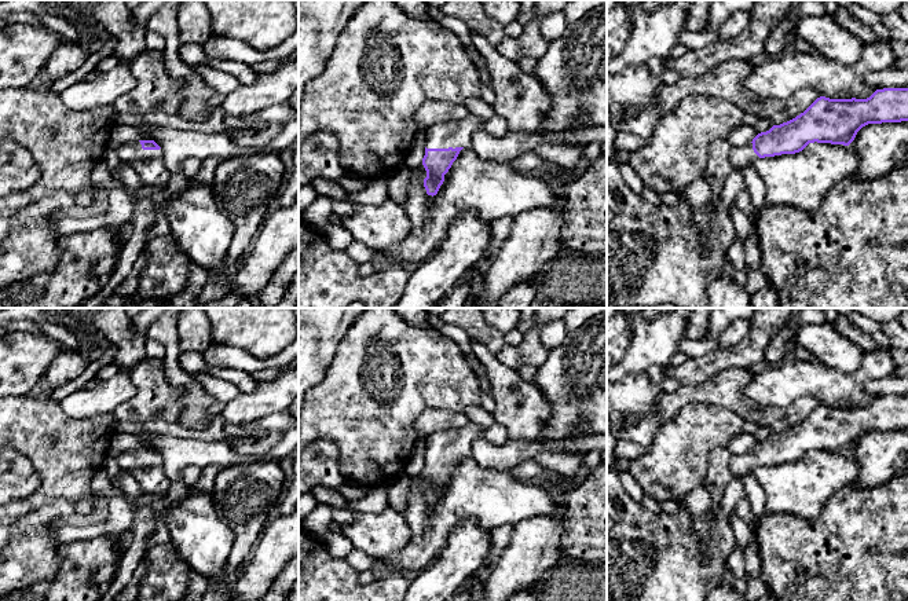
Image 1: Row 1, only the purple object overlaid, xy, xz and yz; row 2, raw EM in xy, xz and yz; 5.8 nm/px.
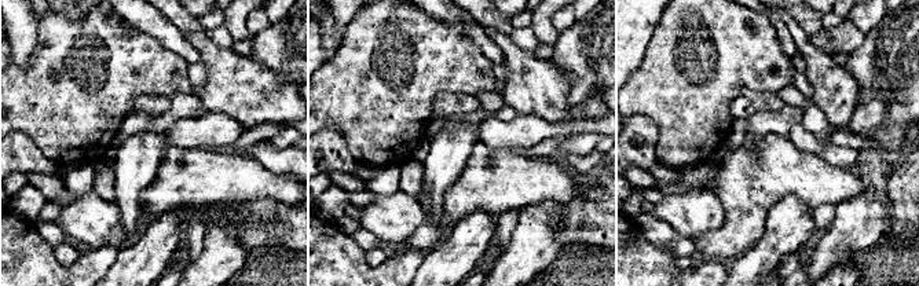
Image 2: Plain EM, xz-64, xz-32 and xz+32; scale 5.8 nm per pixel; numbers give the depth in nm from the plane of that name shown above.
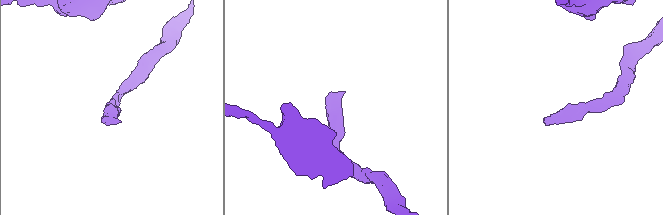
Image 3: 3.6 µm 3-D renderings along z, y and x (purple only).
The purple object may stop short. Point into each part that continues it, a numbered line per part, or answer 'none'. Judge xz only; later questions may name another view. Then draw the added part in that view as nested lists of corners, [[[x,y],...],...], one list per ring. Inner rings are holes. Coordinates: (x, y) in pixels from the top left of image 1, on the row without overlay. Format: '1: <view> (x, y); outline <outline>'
1: xz (450, 442); outline [[[473,422],[460,429],[444,429],[428,436],[426,457],[468,457],[472,444],[483,437],[484,429]]]

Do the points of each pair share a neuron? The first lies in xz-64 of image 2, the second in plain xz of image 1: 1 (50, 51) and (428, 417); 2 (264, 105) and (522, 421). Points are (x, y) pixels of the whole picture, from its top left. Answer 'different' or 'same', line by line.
1: different
2: same

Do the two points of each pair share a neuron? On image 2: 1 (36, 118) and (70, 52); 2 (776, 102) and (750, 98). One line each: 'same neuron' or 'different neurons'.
1: same neuron
2: same neuron

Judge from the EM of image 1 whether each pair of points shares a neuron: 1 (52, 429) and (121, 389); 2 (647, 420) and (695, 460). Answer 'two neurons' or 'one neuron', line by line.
1: two neurons
2: two neurons

